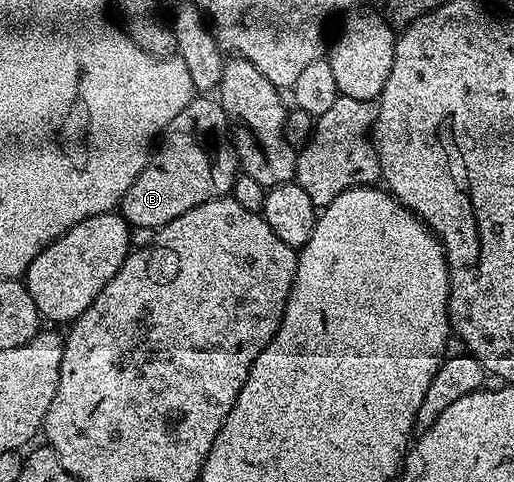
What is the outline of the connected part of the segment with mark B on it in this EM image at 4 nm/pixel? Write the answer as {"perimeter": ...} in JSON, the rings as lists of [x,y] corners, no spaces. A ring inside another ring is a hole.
{"perimeter":[[[212,96],[193,97],[192,102],[170,120],[138,180],[130,184],[120,201],[119,213],[124,215],[129,227],[159,228],[182,216],[182,212],[198,208],[198,204],[231,195],[238,169],[236,154],[228,139],[228,122],[229,115]]]}

